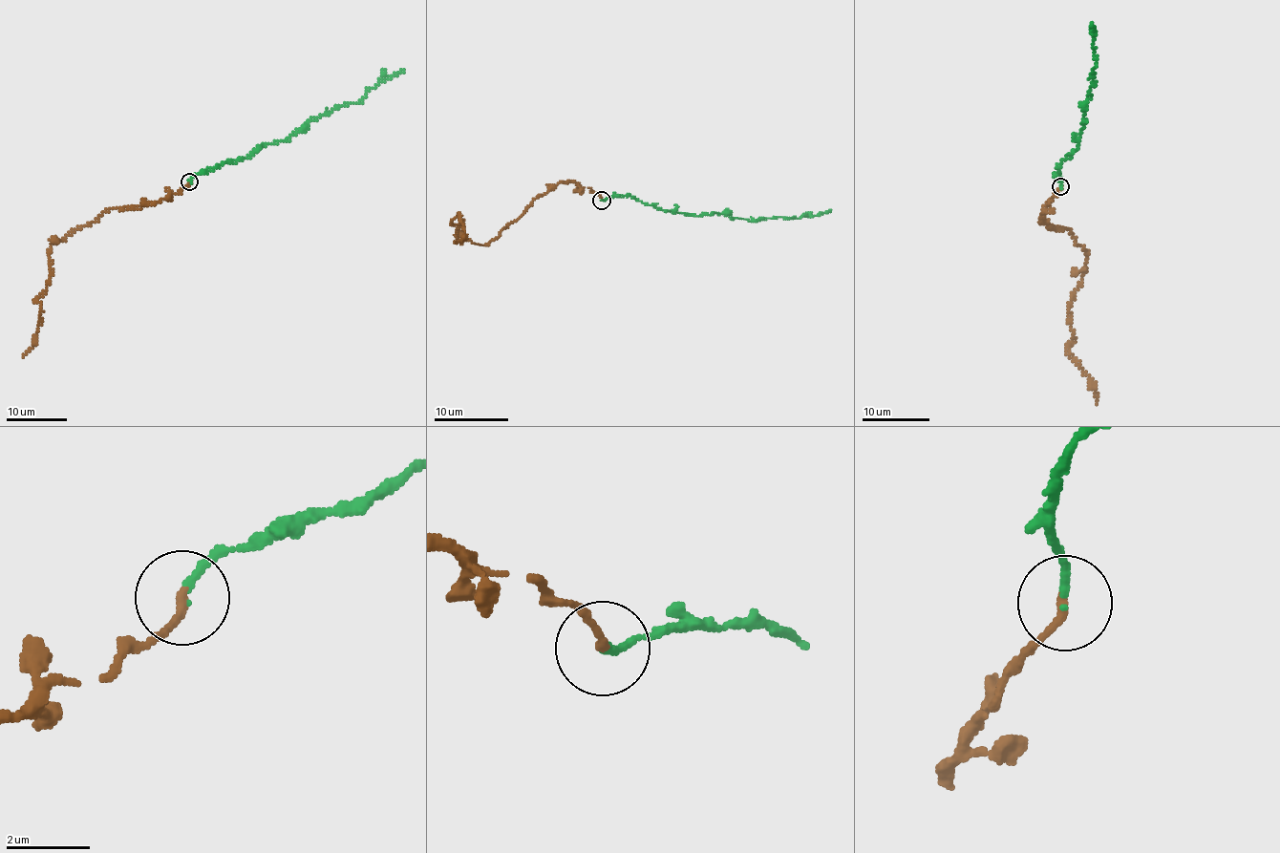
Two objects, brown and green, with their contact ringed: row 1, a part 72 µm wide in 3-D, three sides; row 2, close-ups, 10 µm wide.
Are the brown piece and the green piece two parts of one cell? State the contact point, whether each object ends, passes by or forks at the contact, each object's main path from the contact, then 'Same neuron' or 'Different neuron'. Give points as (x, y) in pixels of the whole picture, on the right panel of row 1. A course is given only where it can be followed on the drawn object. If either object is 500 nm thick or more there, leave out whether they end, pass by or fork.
Place: (1060, 186). At the ring brown ends. At the ring green ends. Course of brown: (1060, 186), (1040, 219), (1068, 230), (1087, 253), (1069, 307), (1074, 334), (1066, 351), (1088, 377), (1097, 403). Course of green: (1060, 186), (1060, 162), (1077, 150), (1085, 123), (1083, 116), (1095, 84), (1093, 73), (1096, 34), (1091, 22). Same neuron

